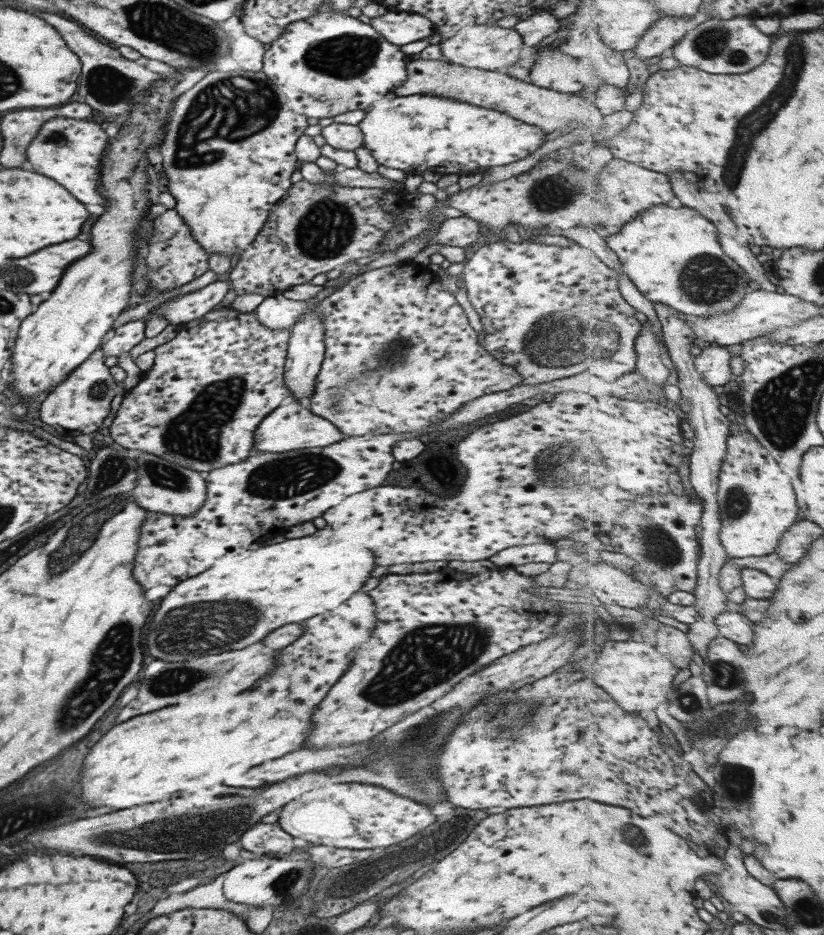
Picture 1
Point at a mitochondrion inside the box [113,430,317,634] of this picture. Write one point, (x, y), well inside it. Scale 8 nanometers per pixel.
(163, 475)

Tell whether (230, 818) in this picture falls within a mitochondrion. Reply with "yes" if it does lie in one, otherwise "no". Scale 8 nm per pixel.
yes

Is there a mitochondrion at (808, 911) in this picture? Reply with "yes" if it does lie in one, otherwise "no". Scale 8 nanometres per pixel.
yes

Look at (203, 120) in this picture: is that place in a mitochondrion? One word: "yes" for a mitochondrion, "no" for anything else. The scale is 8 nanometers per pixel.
yes

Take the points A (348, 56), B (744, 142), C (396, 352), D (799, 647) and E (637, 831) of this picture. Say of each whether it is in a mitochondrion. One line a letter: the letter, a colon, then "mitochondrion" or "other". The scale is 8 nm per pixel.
A: mitochondrion
B: mitochondrion
C: mitochondrion
D: other
E: mitochondrion

